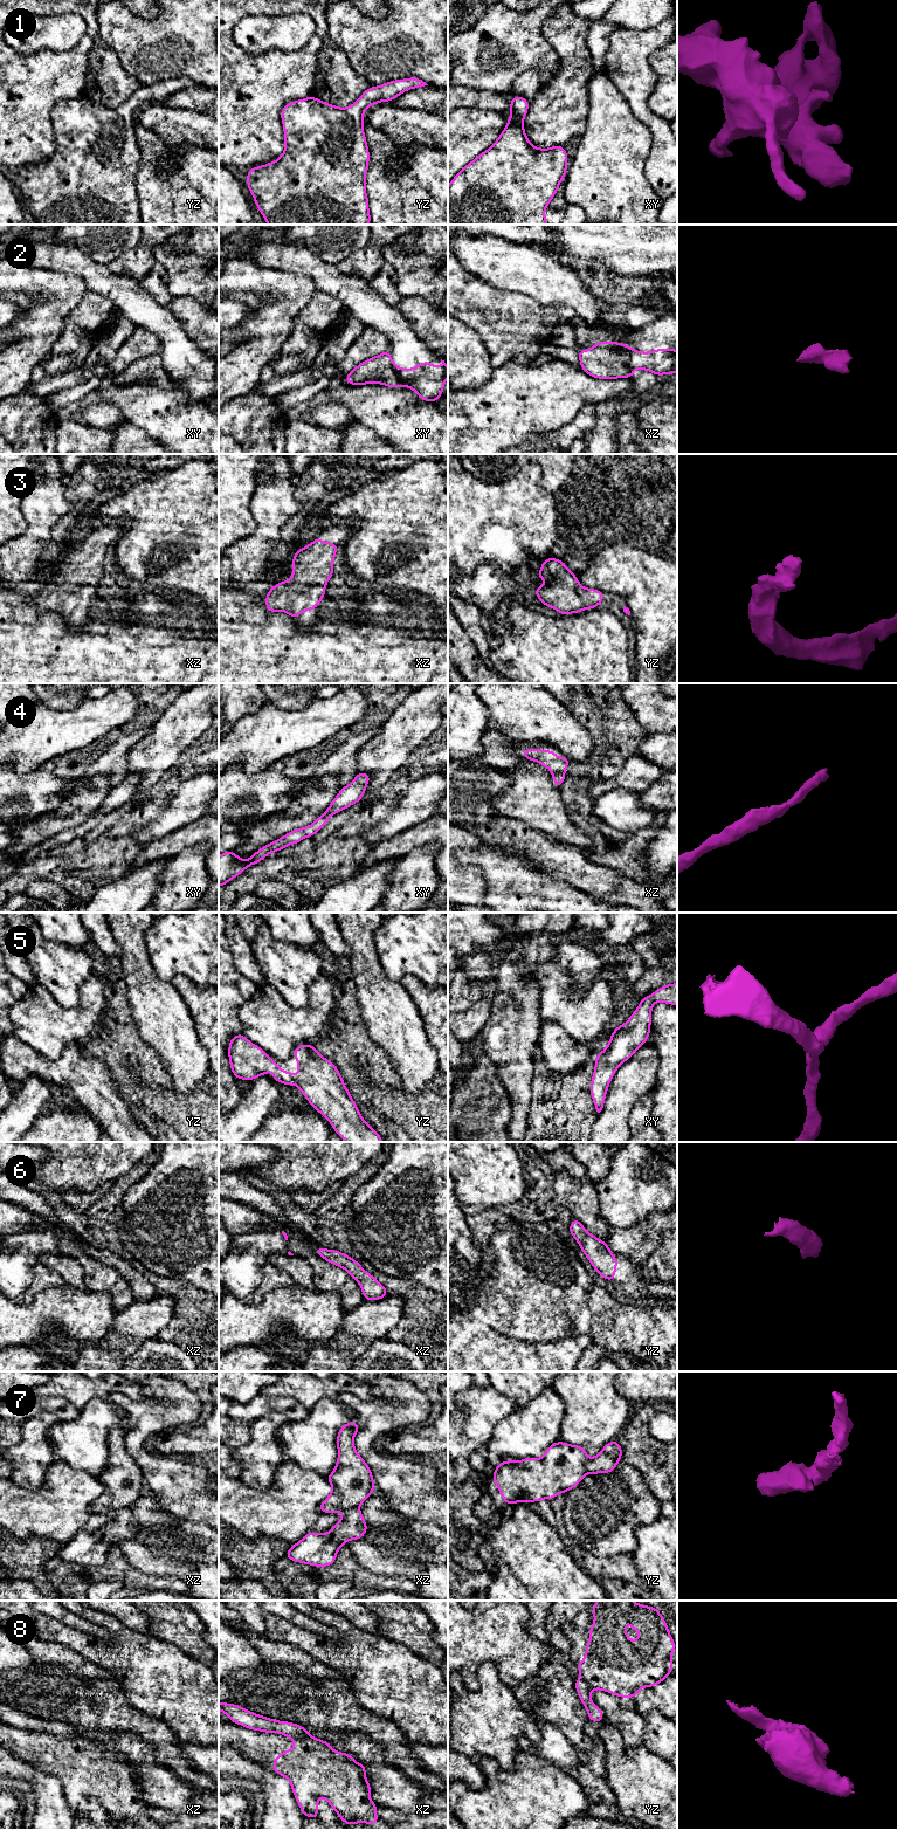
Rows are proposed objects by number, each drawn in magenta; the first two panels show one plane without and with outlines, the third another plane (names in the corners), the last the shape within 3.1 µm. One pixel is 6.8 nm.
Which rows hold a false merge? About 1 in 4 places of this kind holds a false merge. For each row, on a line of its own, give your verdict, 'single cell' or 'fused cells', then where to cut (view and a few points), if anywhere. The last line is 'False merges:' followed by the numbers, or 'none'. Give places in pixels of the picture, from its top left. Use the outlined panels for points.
1: single cell | no cut
2: fused cells | xz (628, 348), (627, 365), (632, 370)
3: single cell | no cut
4: single cell | no cut
5: single cell | no cut
6: single cell | no cut
7: single cell | no cut
8: fused cells | xz (310, 1735), (297, 1740)
False merges: 2, 8

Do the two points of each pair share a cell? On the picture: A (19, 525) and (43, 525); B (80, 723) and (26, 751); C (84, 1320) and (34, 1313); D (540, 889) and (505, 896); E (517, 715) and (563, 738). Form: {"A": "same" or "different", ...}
{"A": "different", "B": "same", "C": "same", "D": "same", "E": "same"}

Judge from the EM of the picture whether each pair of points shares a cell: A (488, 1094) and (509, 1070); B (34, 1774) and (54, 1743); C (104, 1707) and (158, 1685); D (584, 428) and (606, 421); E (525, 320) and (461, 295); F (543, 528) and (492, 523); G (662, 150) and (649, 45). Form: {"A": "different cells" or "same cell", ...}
{"A": "different cells", "B": "different cells", "C": "different cells", "D": "different cells", "E": "same cell", "F": "same cell", "G": "same cell"}

